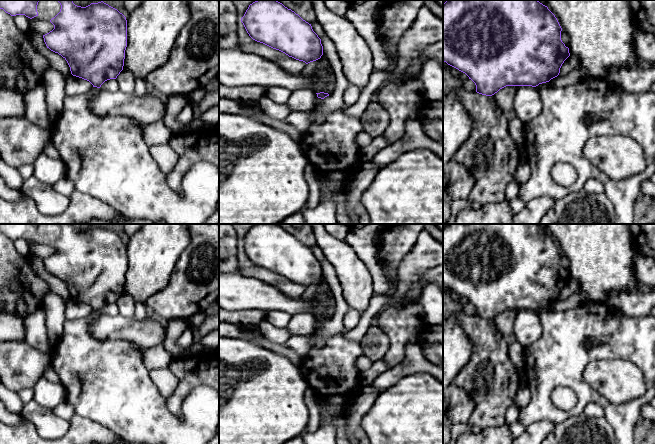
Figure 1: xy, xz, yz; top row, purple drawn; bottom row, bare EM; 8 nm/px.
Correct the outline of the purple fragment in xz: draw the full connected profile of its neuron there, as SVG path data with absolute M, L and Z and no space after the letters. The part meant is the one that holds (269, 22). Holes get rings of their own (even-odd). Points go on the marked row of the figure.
M277 0L253 2L241 18L241 22L253 40L279 50L296 60L308 64L320 59L323 55L321 39L313 31L311 24Z

